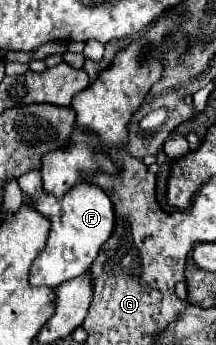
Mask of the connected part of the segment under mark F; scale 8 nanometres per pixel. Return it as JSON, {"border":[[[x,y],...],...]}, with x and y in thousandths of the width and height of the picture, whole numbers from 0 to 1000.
{"border":[[[176,493],[93,510],[83,533],[102,557],[130,562],[130,586],[148,586],[167,609],[241,638],[213,719],[148,765],[139,817],[157,829],[278,829],[287,817],[389,794],[454,742],[481,701],[519,684],[537,620],[519,620],[519,580],[500,562],[481,562],[481,551],[435,533],[361,533],[287,580],[259,580],[250,568],[204,562]]]}

